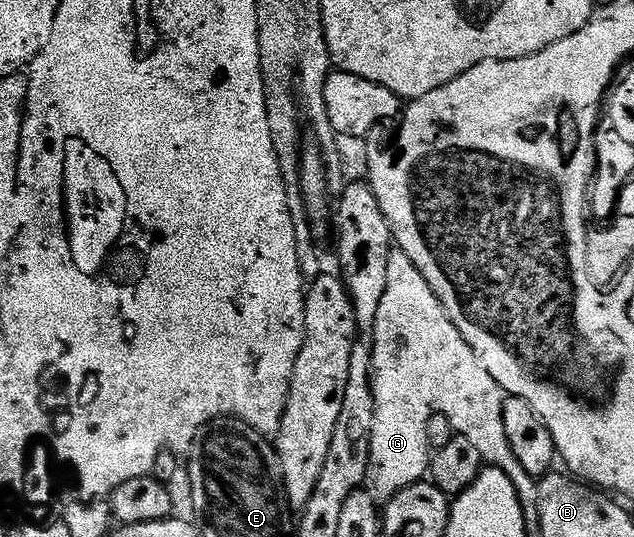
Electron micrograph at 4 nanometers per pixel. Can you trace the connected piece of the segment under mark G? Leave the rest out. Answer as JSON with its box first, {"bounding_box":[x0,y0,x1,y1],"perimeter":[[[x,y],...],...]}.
{"bounding_box":[369,251,540,507],"perimeter":[[[398,251],[392,252],[389,259],[389,283],[385,283],[385,295],[381,295],[381,307],[377,307],[371,368],[375,390],[375,418],[369,485],[376,498],[395,497],[405,487],[415,485],[428,476],[432,454],[427,443],[427,424],[434,413],[443,413],[451,420],[456,434],[469,439],[469,443],[473,443],[473,447],[481,451],[488,466],[505,471],[505,475],[509,475],[524,506],[531,507],[534,501],[536,504],[540,500],[536,478],[525,471],[505,435],[503,388],[491,378],[489,371],[485,371],[481,359],[472,351],[469,343],[465,343],[461,331],[457,331],[457,327],[443,310],[443,304],[439,302],[429,283],[425,283],[421,271],[417,271],[409,255]]]}

